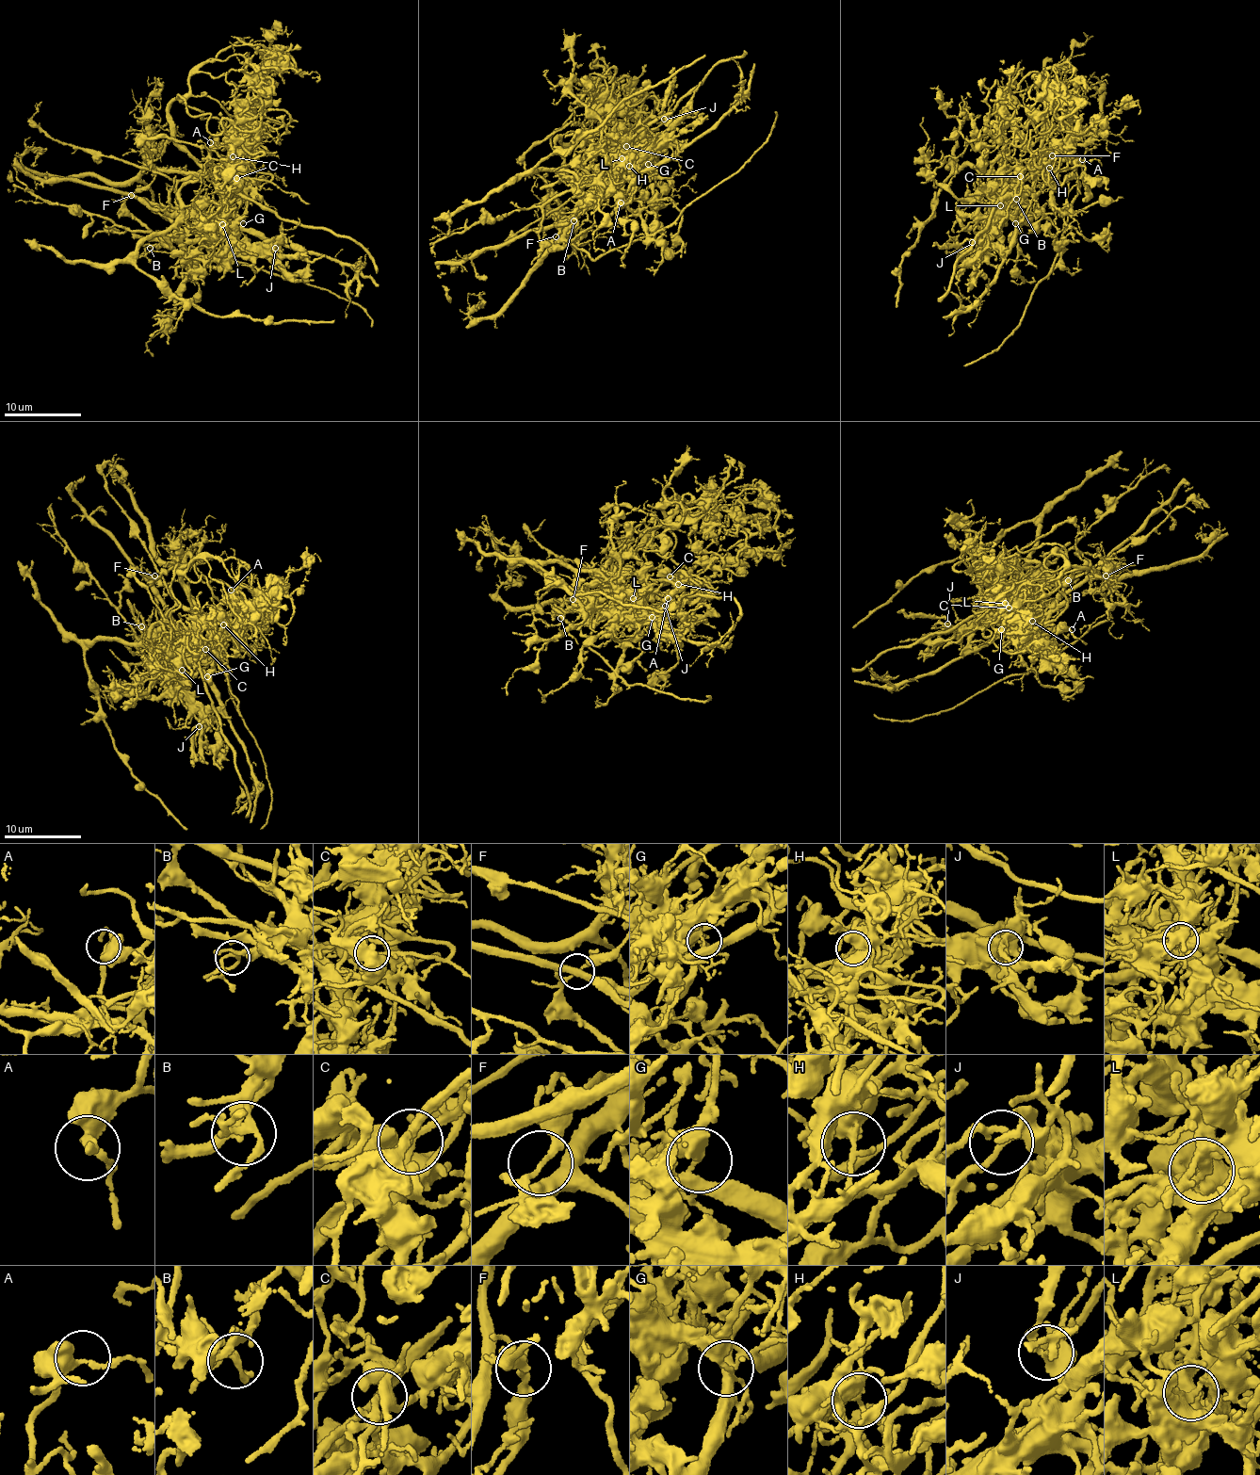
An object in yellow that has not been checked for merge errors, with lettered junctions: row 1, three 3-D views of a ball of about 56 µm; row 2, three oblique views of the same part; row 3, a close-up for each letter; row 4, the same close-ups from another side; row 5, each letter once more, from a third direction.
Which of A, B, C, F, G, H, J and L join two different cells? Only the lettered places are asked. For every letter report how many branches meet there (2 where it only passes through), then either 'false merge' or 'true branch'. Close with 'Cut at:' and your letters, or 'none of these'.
A: 3 branches meet; true branch
B: 3 branches meet; true branch
C: 3 branches meet; false merge
F: 3 branches meet; false merge
G: 3 branches meet; false merge
H: 3 branches meet; false merge
J: 3 branches meet; true branch
L: 4 branches meet; false merge
Cut at: C, F, G, H, L

